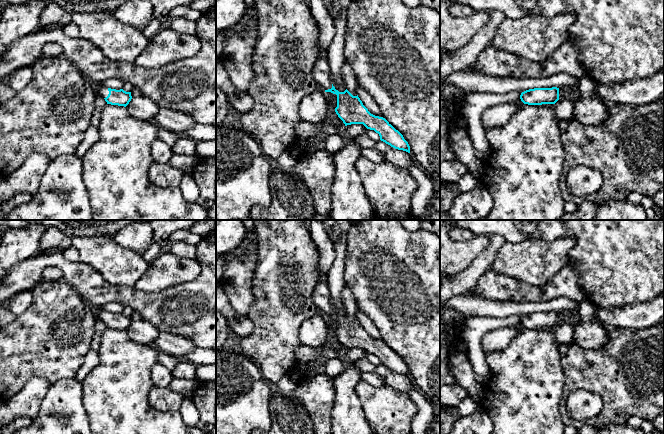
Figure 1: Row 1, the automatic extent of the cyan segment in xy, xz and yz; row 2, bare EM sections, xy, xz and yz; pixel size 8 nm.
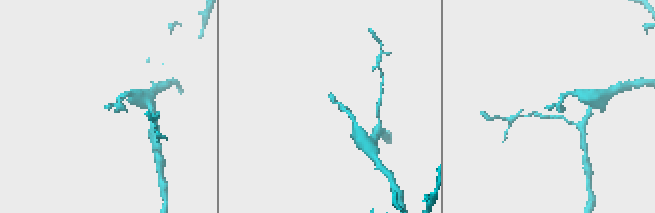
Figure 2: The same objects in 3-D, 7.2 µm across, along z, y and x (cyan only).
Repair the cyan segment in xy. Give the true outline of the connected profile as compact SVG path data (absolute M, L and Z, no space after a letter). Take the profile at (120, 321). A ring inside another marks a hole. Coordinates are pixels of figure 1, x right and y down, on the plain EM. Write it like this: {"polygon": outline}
{"polygon": "M99 308L95 310L96 319L101 319L107 328L126 331L132 323L131 316L126 316L123 313L111 313Z"}

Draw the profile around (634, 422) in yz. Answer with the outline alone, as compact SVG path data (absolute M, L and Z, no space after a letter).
M632 416L627 420L626 424L631 428L641 428L642 421L640 417Z

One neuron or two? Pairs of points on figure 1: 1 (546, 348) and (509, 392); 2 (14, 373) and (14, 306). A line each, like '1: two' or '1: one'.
1: one
2: two

